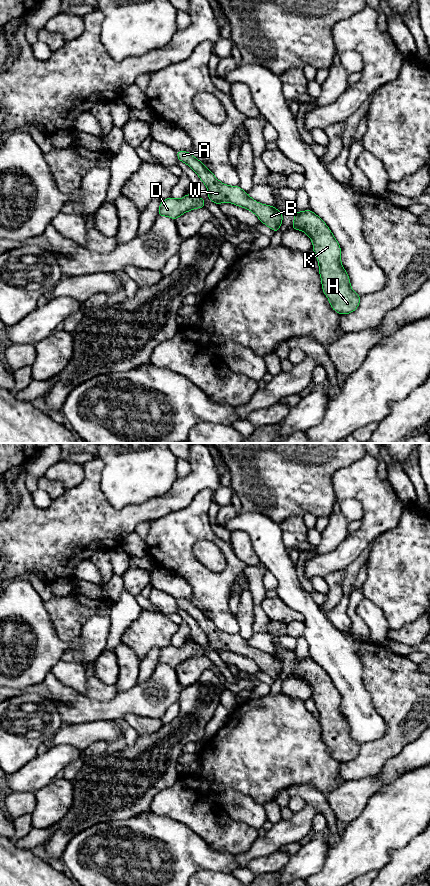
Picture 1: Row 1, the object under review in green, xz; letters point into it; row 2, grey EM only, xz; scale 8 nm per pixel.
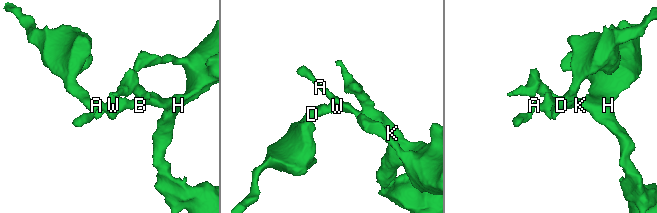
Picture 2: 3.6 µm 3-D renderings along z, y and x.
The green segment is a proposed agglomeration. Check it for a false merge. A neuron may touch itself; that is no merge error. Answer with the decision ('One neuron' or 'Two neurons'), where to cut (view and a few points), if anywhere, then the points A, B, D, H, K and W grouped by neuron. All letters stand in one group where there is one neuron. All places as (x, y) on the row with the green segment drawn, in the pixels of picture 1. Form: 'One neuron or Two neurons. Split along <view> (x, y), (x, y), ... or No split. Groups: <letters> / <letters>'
One neuron. No split. Groups: A B D H K W

